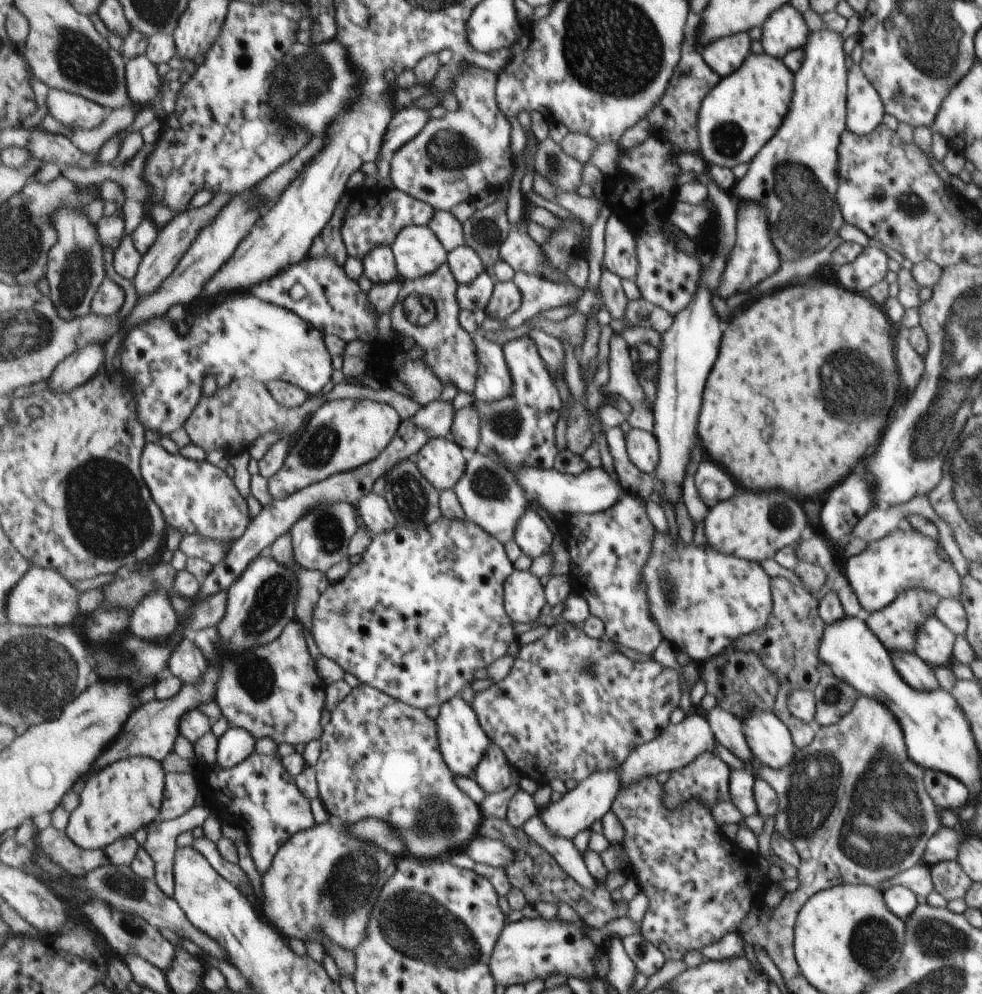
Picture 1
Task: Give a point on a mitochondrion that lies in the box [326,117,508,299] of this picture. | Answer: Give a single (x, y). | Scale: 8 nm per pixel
(448, 149)

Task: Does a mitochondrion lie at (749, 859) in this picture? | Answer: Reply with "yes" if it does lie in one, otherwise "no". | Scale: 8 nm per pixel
no

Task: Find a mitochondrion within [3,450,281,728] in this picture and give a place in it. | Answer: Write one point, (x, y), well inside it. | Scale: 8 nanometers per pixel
(105, 510)

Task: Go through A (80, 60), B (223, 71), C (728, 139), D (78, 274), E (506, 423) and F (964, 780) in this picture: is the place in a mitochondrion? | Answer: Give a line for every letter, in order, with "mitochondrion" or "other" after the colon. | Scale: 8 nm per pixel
A: mitochondrion
B: other
C: mitochondrion
D: mitochondrion
E: mitochondrion
F: other

